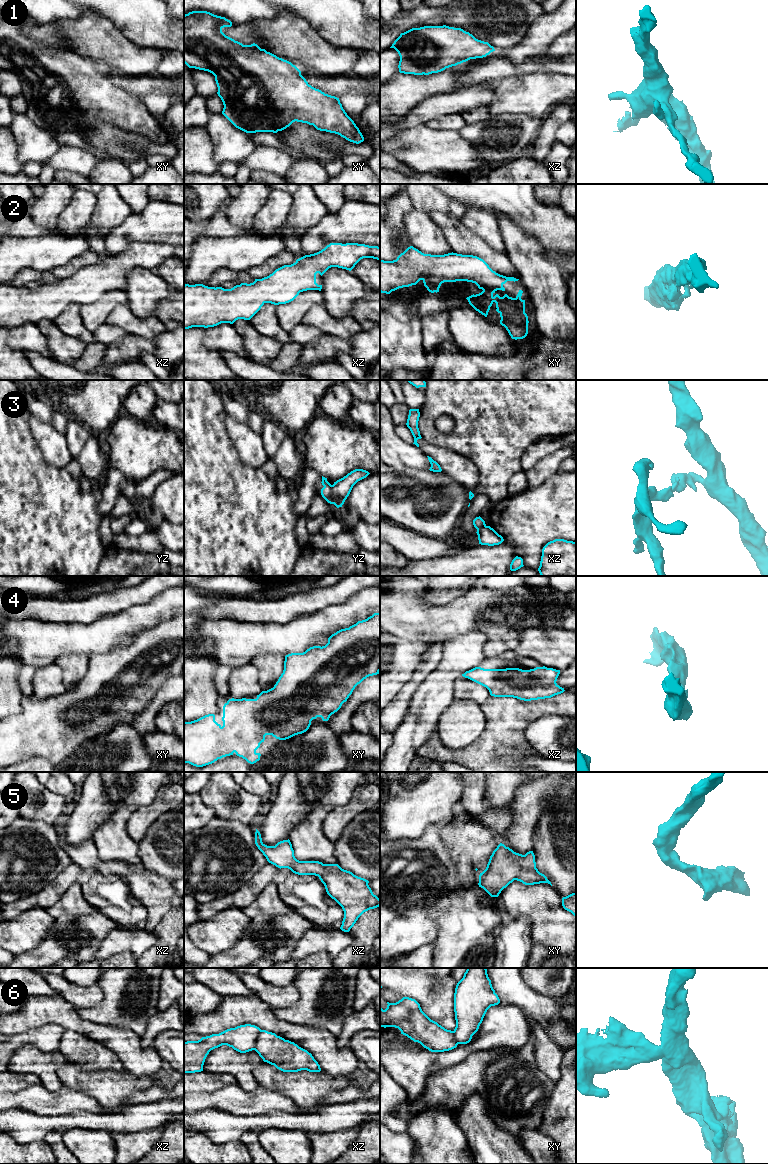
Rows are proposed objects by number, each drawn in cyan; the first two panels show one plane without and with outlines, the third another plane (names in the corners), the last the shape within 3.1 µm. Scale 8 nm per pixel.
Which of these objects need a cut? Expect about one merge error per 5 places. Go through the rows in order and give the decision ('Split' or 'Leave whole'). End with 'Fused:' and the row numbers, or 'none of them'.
1: Leave whole
2: Leave whole
3: Split
4: Leave whole
5: Leave whole
6: Split
Fused: 3, 6

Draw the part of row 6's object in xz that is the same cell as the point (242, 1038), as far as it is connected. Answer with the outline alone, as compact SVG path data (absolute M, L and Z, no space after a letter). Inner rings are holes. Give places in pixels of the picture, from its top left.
M245 1024L202 1037L198 1041L184 1042L184 1074L203 1071L209 1052L222 1045L232 1047L240 1053L254 1050L260 1032L259 1027Z

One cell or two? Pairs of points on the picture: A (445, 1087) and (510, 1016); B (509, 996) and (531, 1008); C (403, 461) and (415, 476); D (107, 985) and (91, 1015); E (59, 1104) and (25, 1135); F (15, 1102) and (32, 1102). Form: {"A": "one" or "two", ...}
{"A": "two", "B": "one", "C": "two", "D": "one", "E": "two", "F": "one"}

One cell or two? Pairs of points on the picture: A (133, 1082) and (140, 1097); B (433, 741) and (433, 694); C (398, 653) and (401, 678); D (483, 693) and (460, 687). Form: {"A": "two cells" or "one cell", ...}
{"A": "two cells", "B": "two cells", "C": "one cell", "D": "one cell"}

